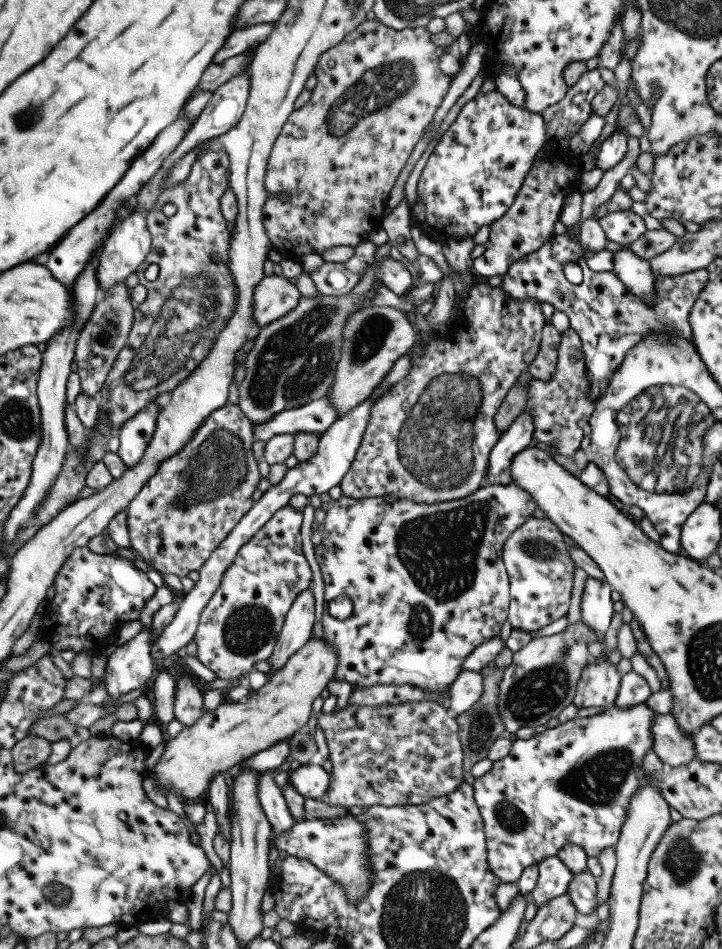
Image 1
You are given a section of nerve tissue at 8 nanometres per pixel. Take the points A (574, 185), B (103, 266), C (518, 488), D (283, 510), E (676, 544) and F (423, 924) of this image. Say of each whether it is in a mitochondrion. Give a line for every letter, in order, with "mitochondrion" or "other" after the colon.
A: other
B: other
C: other
D: other
E: other
F: mitochondrion

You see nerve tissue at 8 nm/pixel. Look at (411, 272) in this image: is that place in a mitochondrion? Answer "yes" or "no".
no

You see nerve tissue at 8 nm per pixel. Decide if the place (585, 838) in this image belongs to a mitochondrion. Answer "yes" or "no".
no

